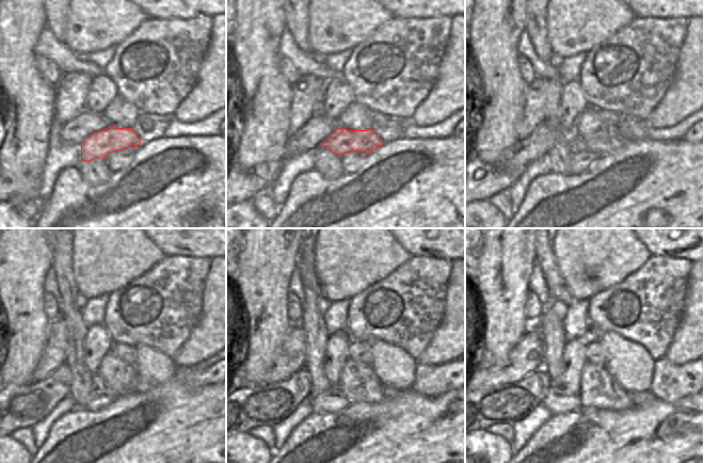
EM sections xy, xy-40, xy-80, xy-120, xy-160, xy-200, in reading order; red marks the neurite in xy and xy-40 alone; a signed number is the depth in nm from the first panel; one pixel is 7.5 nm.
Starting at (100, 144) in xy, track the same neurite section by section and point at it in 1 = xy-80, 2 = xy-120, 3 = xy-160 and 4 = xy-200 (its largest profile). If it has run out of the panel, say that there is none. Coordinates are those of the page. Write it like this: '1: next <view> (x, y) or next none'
1: next xy-80 (612, 142)
2: next xy-120 (142, 385)
3: next xy-160 (389, 393)
4: next xy-200 (644, 398)

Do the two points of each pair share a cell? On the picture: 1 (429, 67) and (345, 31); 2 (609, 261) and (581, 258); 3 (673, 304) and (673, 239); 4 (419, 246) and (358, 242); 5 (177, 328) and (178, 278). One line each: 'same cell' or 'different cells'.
1: different cells
2: same cell
3: different cells
4: different cells
5: same cell

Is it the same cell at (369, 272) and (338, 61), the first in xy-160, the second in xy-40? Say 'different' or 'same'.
different

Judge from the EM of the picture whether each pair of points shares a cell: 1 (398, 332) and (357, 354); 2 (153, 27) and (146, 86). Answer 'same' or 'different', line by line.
1: different
2: same

